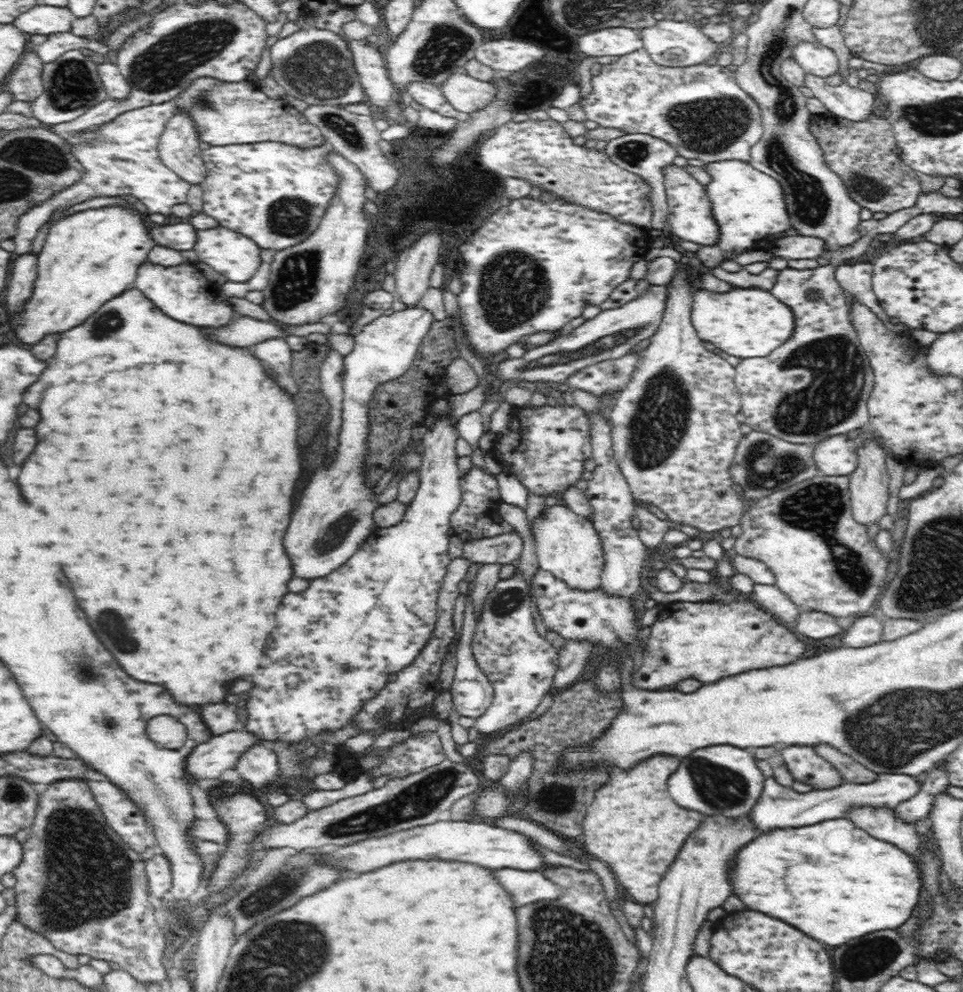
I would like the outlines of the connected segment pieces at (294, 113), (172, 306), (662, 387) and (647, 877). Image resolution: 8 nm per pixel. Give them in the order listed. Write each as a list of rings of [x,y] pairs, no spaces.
[[[196,77],[174,100],[176,110],[185,112],[194,121],[200,142],[210,146],[282,142],[306,148],[318,147],[325,142],[322,131],[312,125],[295,107],[280,99],[270,98],[246,80],[226,82],[214,77]]]
[[[144,261],[138,267],[138,276],[132,284],[153,303],[158,311],[178,323],[202,329],[214,329],[228,325],[236,312],[221,291],[194,264],[160,266]]]
[[[686,260],[668,282],[666,310],[658,331],[647,341],[642,361],[632,379],[615,398],[609,412],[614,461],[638,502],[658,506],[667,518],[688,524],[700,532],[719,532],[740,524],[746,512],[741,493],[732,488],[730,466],[743,435],[736,414],[741,411],[741,393],[735,384],[735,367],[706,350],[690,324],[692,286]]]
[[[654,756],[654,760],[642,760],[638,766],[642,768],[630,768],[626,776],[612,776],[610,782],[596,794],[594,808],[586,812],[584,819],[581,847],[582,851],[609,868],[634,903],[652,905],[658,898],[661,880],[676,860],[682,844],[705,822],[706,817],[698,816],[698,812],[686,812],[684,808],[678,808],[678,804],[674,804],[666,790],[666,780],[670,774],[676,772],[680,760],[670,760],[670,756]]]

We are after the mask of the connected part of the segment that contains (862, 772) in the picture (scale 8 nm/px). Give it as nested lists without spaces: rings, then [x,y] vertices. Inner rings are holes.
[[[816,744],[814,750],[818,755],[830,762],[846,782],[870,784],[870,782],[876,780],[877,772],[866,768],[863,764],[835,750],[835,748],[830,747],[829,744]]]

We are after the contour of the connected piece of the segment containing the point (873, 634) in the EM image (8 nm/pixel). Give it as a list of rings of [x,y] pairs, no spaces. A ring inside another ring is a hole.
[[[867,614],[845,625],[844,633],[841,635],[842,644],[852,648],[864,648],[878,644],[882,640],[882,628],[883,625],[875,617]]]

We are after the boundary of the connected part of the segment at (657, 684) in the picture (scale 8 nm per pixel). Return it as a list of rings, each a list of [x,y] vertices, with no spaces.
[[[732,601],[729,604],[708,602],[672,602],[662,606],[660,618],[650,626],[650,636],[642,656],[642,666],[632,674],[632,684],[639,690],[654,690],[678,685],[682,680],[696,679],[703,684],[748,671],[786,666],[804,654],[800,636],[790,626],[782,626],[771,613],[758,609],[750,601]]]

